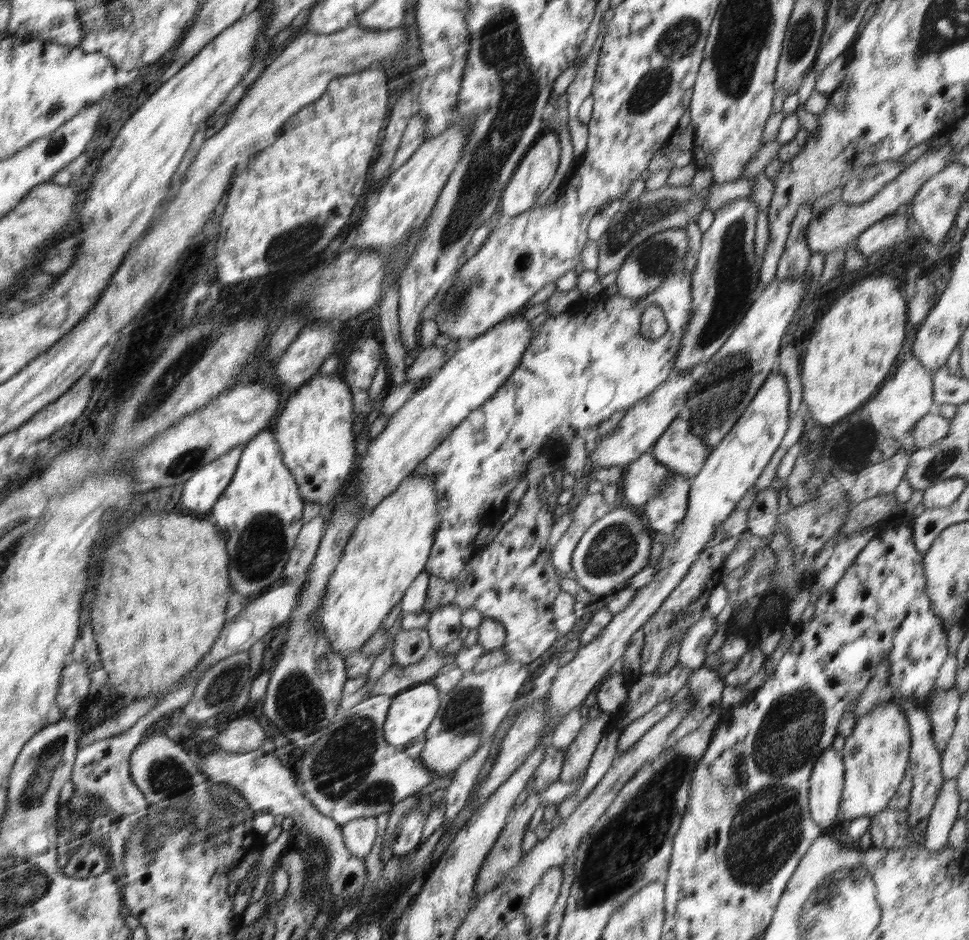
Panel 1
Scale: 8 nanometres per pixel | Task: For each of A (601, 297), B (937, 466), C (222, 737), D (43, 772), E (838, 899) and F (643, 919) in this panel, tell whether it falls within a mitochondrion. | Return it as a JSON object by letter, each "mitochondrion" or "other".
{"A":"other","B":"mitochondrion","C":"other","D":"mitochondrion","E":"mitochondrion","F":"mitochondrion"}

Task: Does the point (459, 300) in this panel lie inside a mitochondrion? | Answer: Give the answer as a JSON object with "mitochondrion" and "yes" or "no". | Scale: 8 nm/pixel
{"mitochondrion":"yes"}

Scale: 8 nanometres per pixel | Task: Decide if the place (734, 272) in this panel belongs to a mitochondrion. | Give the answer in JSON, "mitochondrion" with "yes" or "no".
{"mitochondrion":"yes"}

